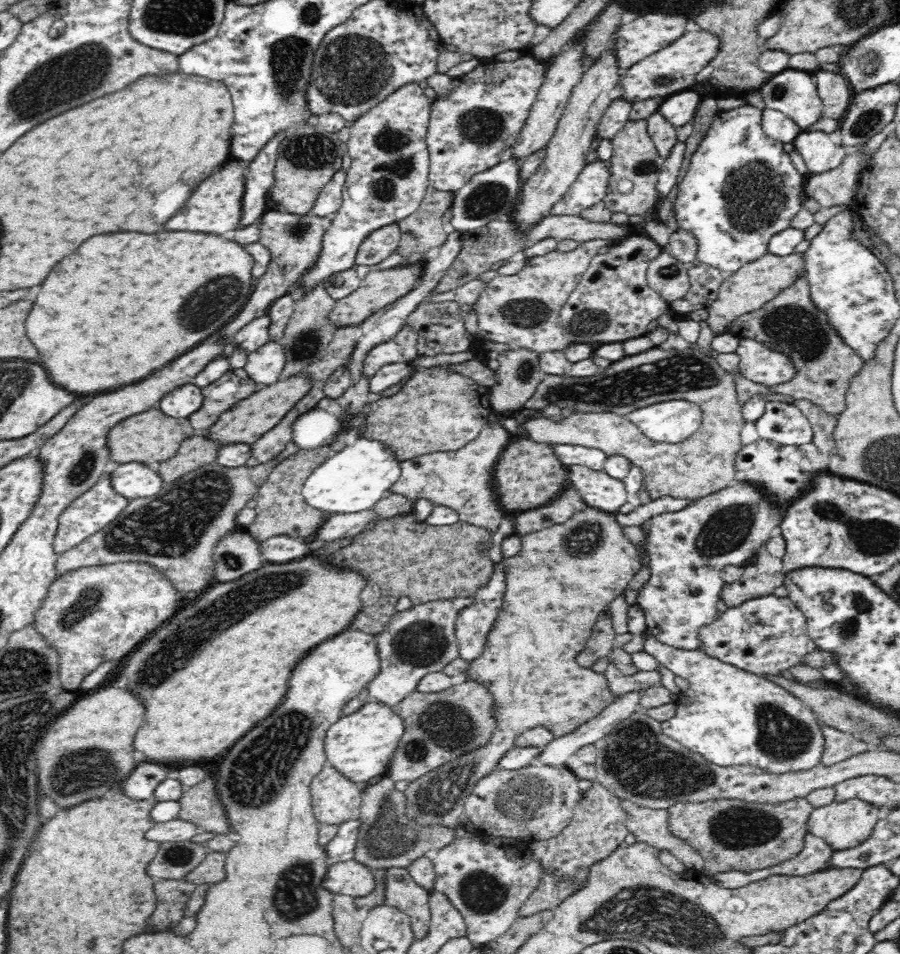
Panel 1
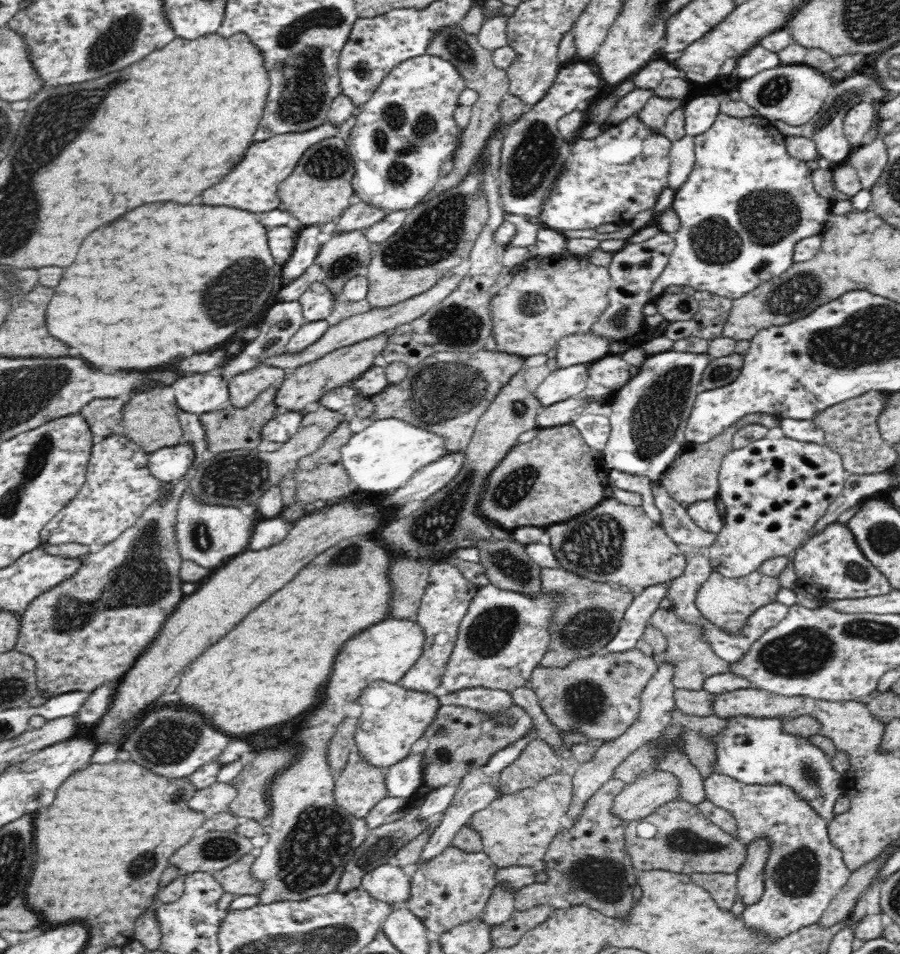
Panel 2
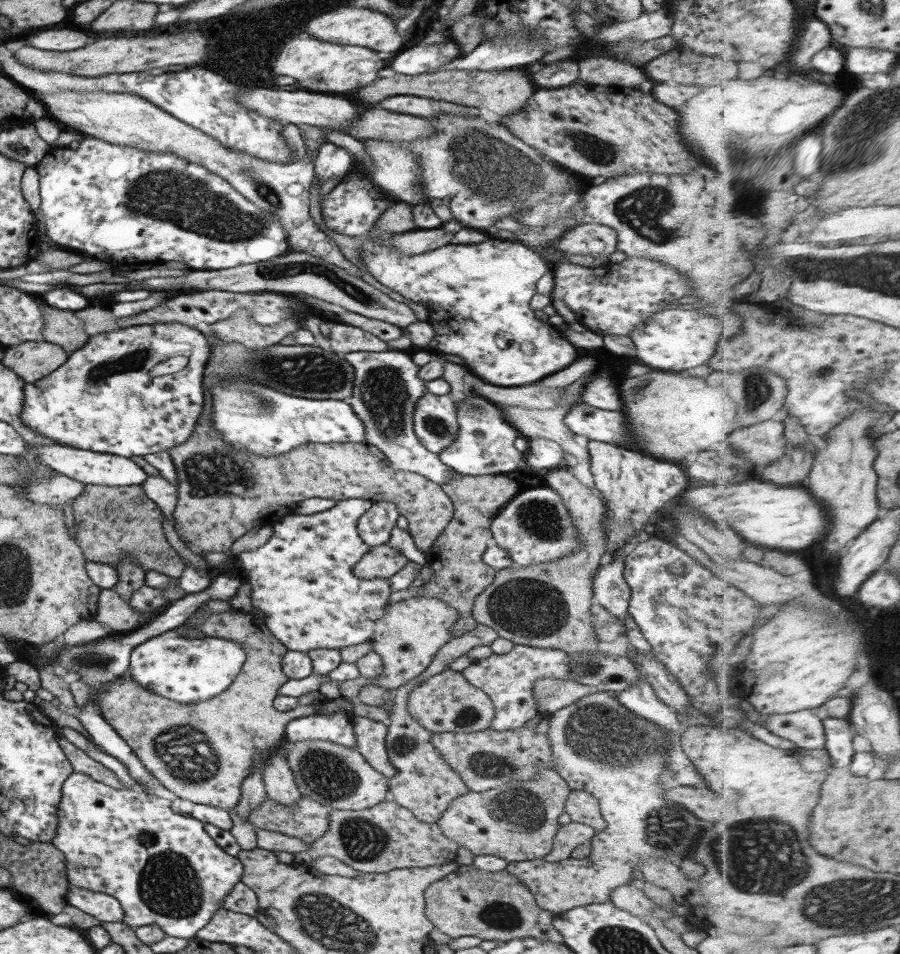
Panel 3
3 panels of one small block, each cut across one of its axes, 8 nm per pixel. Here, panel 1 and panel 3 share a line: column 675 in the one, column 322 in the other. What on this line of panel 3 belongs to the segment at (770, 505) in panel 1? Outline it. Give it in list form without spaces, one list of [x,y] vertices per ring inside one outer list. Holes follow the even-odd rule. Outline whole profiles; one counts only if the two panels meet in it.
[[[347,499],[335,502],[335,506],[331,506],[323,512],[316,512],[309,515],[295,515],[289,511],[277,523],[272,525],[272,536],[265,544],[253,549],[243,550],[236,557],[236,566],[243,576],[243,580],[249,583],[250,586],[250,603],[253,607],[259,609],[263,613],[263,622],[267,625],[267,630],[288,650],[291,651],[308,651],[314,648],[339,649],[345,646],[359,644],[369,641],[371,633],[373,633],[373,623],[385,614],[387,608],[387,599],[391,588],[389,588],[388,579],[385,578],[365,578],[357,577],[351,572],[351,567],[359,562],[361,555],[369,551],[369,546],[365,545],[358,536],[355,528],[355,523],[359,516],[371,506],[372,501],[361,499]]]

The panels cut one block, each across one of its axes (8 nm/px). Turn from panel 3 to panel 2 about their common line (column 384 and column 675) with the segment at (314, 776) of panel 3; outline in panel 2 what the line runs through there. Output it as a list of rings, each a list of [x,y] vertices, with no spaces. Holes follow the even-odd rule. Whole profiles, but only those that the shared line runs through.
[[[670,772],[640,776],[618,793],[611,814],[624,822],[641,820],[671,801],[679,801],[679,781]]]

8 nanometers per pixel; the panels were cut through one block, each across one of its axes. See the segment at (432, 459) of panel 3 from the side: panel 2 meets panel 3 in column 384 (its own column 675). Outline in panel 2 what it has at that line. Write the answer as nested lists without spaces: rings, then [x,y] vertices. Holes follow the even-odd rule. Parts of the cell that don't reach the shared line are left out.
[[[672,349],[670,352],[659,352],[655,355],[647,357],[647,359],[642,363],[642,366],[639,367],[639,373],[635,377],[632,376],[632,378],[614,394],[613,400],[609,404],[609,407],[612,409],[611,414],[609,414],[611,432],[608,442],[606,443],[606,446],[603,450],[604,467],[607,470],[619,470],[628,474],[647,476],[652,481],[659,481],[660,478],[664,476],[664,473],[673,465],[677,454],[682,452],[684,447],[688,444],[688,441],[685,437],[686,425],[688,424],[689,416],[692,412],[692,409],[694,408],[694,402],[696,402],[698,394],[701,394],[705,390],[705,388],[701,386],[701,380],[703,379],[704,371],[709,365],[709,362],[710,360],[708,360],[708,354],[676,352],[674,349]]]

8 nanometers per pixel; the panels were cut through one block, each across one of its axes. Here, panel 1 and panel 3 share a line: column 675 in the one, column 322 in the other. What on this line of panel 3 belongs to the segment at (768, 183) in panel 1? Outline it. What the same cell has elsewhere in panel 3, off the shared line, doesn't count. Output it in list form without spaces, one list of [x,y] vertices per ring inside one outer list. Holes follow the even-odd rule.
[[[350,167],[333,189],[319,201],[320,215],[326,228],[347,236],[366,234],[374,228],[378,216],[399,200],[384,192],[363,169]]]

